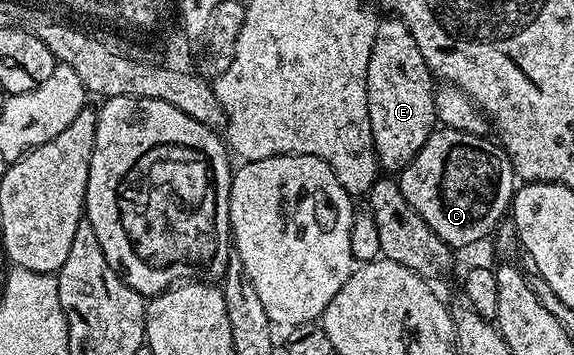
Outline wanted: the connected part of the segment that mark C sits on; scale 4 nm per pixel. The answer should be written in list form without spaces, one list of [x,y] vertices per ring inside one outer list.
[[[438,127],[427,138],[427,142],[423,142],[419,154],[415,154],[413,161],[399,173],[403,198],[407,198],[419,218],[423,218],[423,222],[427,222],[427,226],[431,226],[431,230],[435,230],[435,234],[439,234],[439,238],[443,238],[443,242],[454,250],[479,243],[489,231],[490,235],[506,219],[513,203],[513,163],[500,143],[490,140],[463,130]]]

